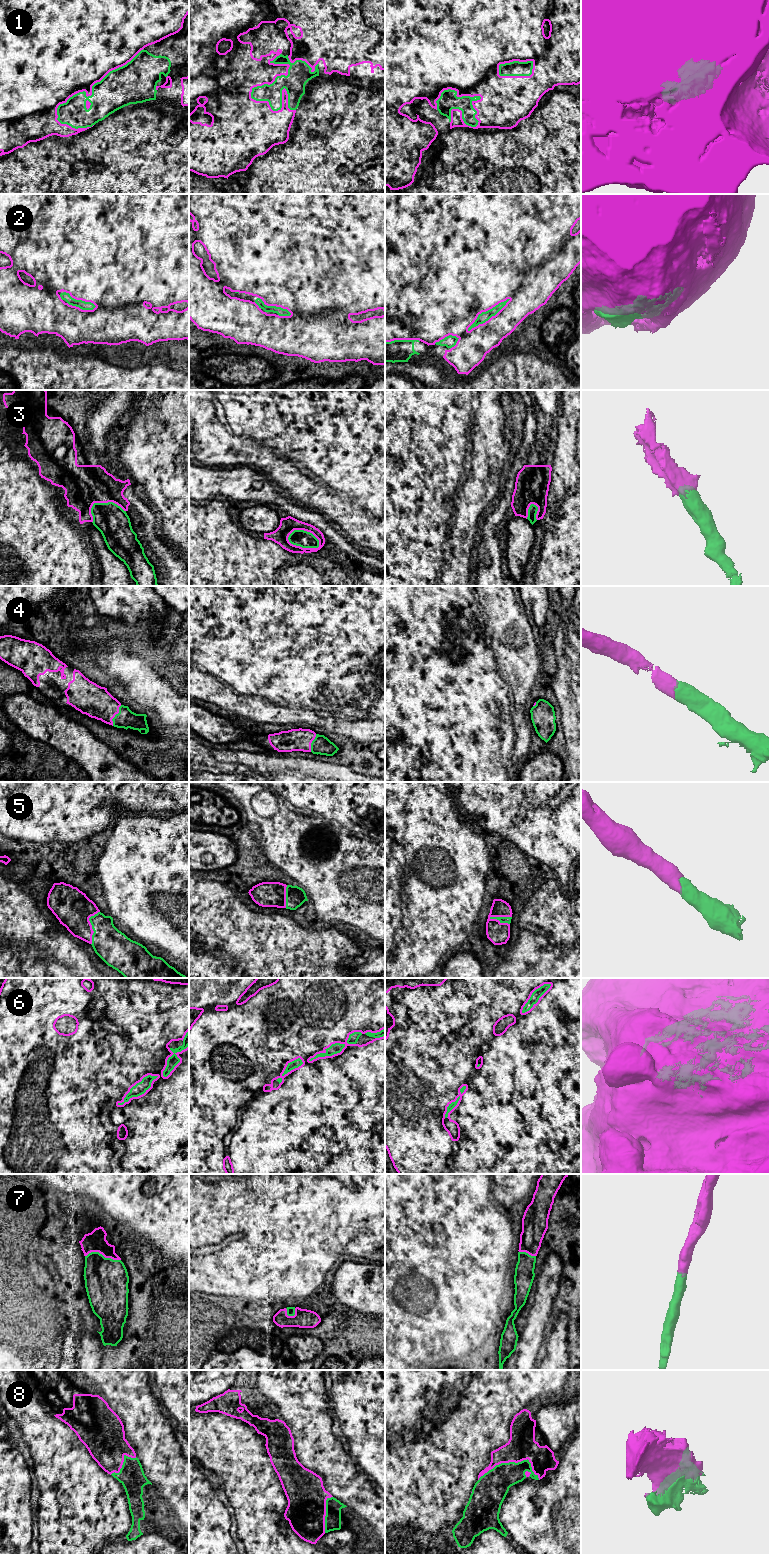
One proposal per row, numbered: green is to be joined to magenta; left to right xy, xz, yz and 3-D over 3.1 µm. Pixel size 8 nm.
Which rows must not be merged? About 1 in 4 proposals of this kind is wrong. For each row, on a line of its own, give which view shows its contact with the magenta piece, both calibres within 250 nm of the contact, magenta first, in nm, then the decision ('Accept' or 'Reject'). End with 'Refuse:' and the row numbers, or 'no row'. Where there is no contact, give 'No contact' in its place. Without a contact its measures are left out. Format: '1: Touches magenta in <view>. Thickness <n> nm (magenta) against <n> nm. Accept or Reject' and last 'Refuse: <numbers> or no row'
1: Touches magenta in xz. Thickness 480 nm (magenta) against 150 nm. Accept
2: Touches magenta in yz. Thickness 360 nm (magenta) against 80 nm. Accept
3: Touches magenta in xz. Thickness 130 nm (magenta) against 140 nm. Accept
4: Touches magenta in xy. Thickness 260 nm (magenta) against 150 nm. Accept
5: Touches magenta in yz. Thickness 180 nm (magenta) against 50 nm. Accept
6: Touches magenta in xy. Thickness 500 nm (magenta) against 100 nm. Accept
7: Touches magenta in xy. Thickness 160 nm (magenta) against 360 nm. Accept
8: Touches magenta in yz. Thickness 220 nm (magenta) against 240 nm. Accept
Refuse: no row

